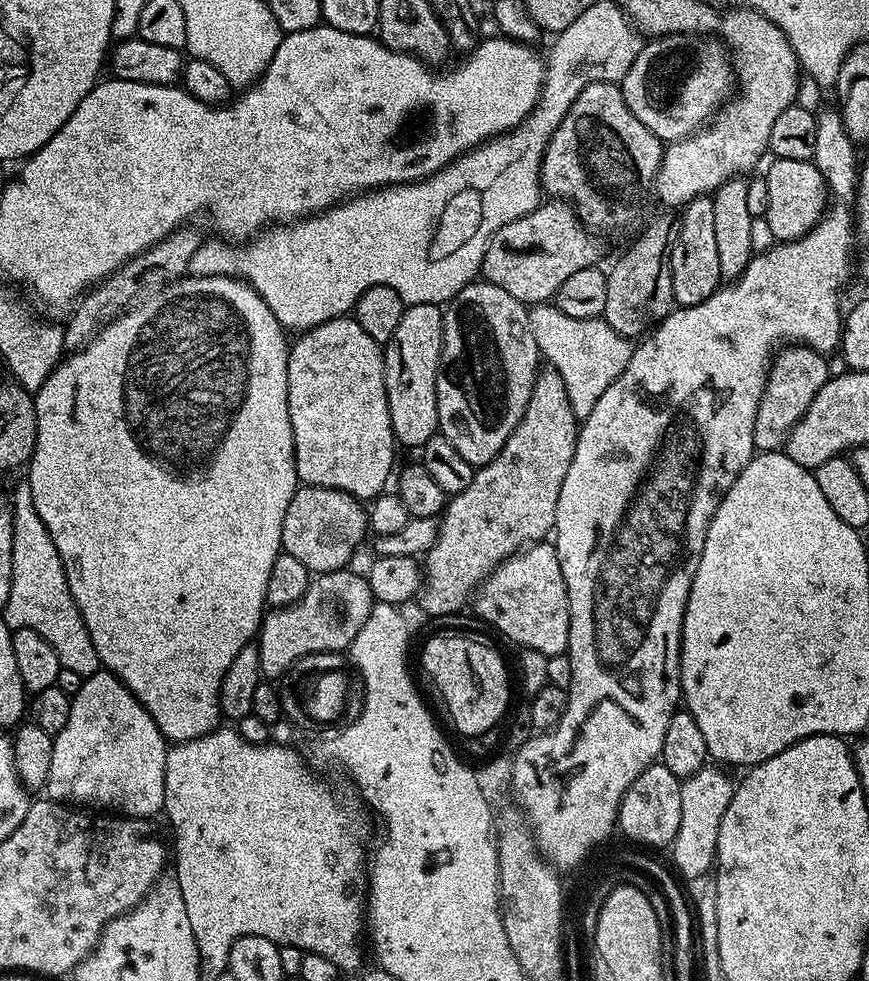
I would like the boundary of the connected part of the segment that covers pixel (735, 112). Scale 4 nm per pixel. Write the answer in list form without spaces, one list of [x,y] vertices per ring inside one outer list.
[[[737,6],[721,18],[718,36],[732,57],[732,71],[738,91],[707,126],[693,132],[685,140],[671,141],[664,148],[654,196],[668,210],[683,209],[695,196],[711,194],[732,177],[747,173],[747,168],[754,167],[768,152],[774,121],[782,115],[782,110],[797,103],[799,97],[796,95],[800,92],[800,76],[802,80],[800,60],[794,54],[786,34],[774,26],[770,18],[752,8]]]

